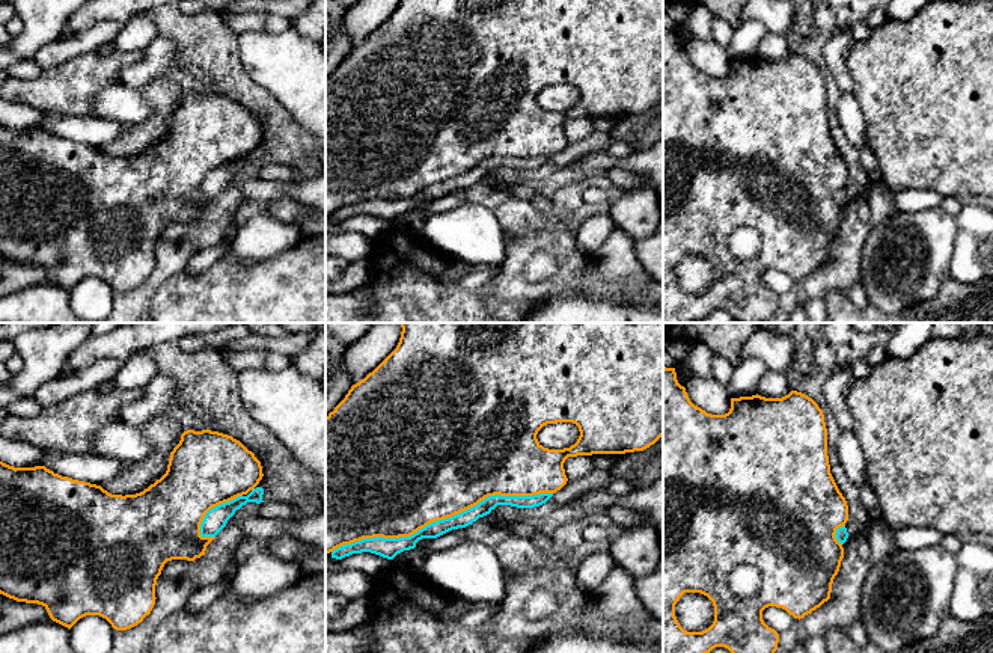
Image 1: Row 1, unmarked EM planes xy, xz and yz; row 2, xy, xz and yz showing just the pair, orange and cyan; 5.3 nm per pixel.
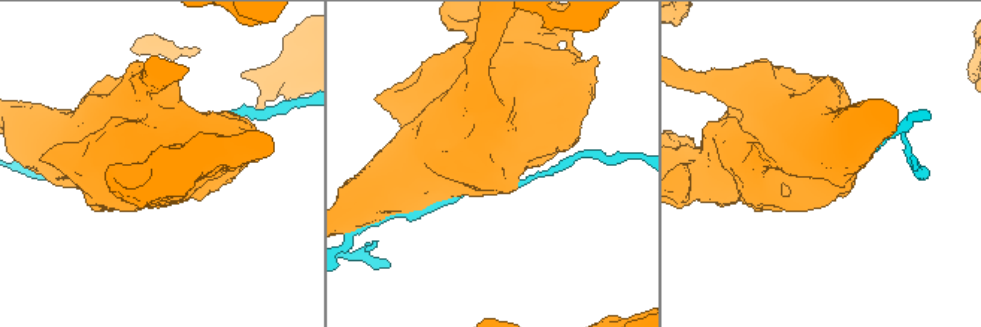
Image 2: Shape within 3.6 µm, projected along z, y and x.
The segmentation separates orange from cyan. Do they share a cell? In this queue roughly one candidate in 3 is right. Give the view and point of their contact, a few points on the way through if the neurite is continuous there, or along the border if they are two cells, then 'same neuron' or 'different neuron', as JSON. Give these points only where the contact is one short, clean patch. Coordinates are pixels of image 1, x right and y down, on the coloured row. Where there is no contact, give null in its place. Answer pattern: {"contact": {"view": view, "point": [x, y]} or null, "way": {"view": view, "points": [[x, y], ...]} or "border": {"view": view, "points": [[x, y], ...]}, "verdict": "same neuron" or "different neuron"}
{"contact": {"view": "xz", "point": [442, 519]}, "verdict": "different neuron"}

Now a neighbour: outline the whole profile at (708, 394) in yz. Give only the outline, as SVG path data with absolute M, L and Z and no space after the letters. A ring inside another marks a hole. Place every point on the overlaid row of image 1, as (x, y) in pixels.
M689 379L684 386L690 401L711 415L725 415L731 409L731 397L726 386L716 379Z

